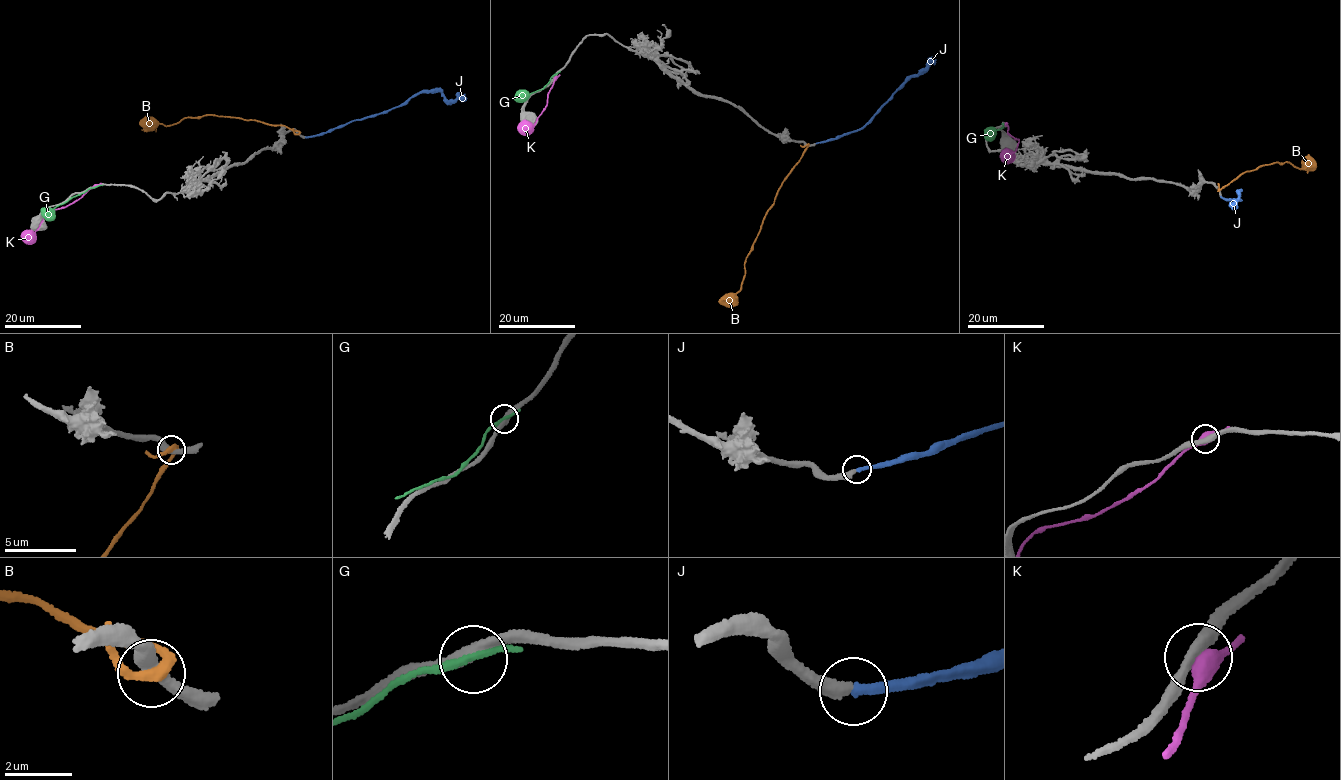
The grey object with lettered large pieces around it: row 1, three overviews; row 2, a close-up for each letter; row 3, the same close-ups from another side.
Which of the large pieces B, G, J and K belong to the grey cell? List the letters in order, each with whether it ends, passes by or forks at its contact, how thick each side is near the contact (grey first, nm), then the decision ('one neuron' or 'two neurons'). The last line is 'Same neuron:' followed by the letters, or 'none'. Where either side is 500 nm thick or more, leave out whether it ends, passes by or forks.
B: it passes by; calibres 380 and 300 nm; two neurons
G: it passes by; calibres 360 and 200 nm; two neurons
J: it ends; calibres 360 and 280 nm; one neuron
K: it passes by; calibres 360 and 480 nm; two neurons
Same neuron: J

